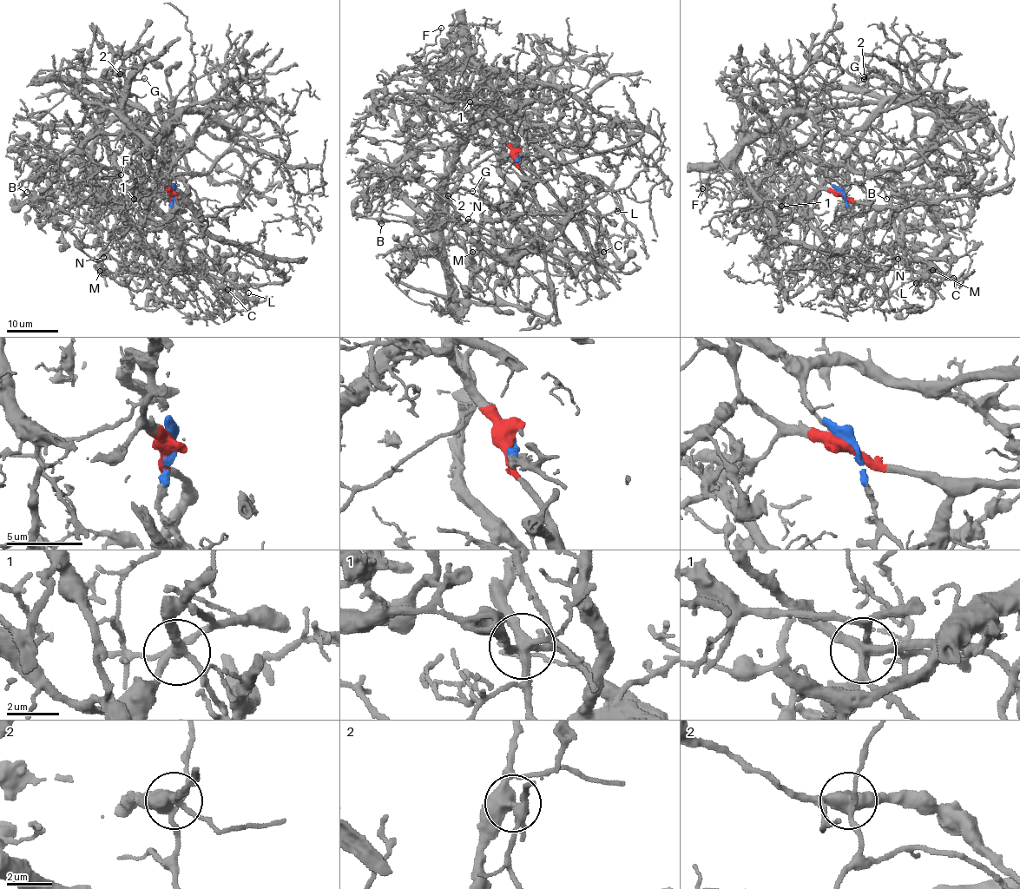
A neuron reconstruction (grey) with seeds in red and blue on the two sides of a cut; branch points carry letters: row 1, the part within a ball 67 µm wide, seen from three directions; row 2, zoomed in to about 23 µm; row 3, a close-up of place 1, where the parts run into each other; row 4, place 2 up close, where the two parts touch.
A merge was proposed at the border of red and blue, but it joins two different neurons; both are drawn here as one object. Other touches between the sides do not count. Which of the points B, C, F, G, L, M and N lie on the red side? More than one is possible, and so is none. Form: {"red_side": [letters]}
{"red_side": ["B", "C", "F", "G", "L", "M", "N"]}

